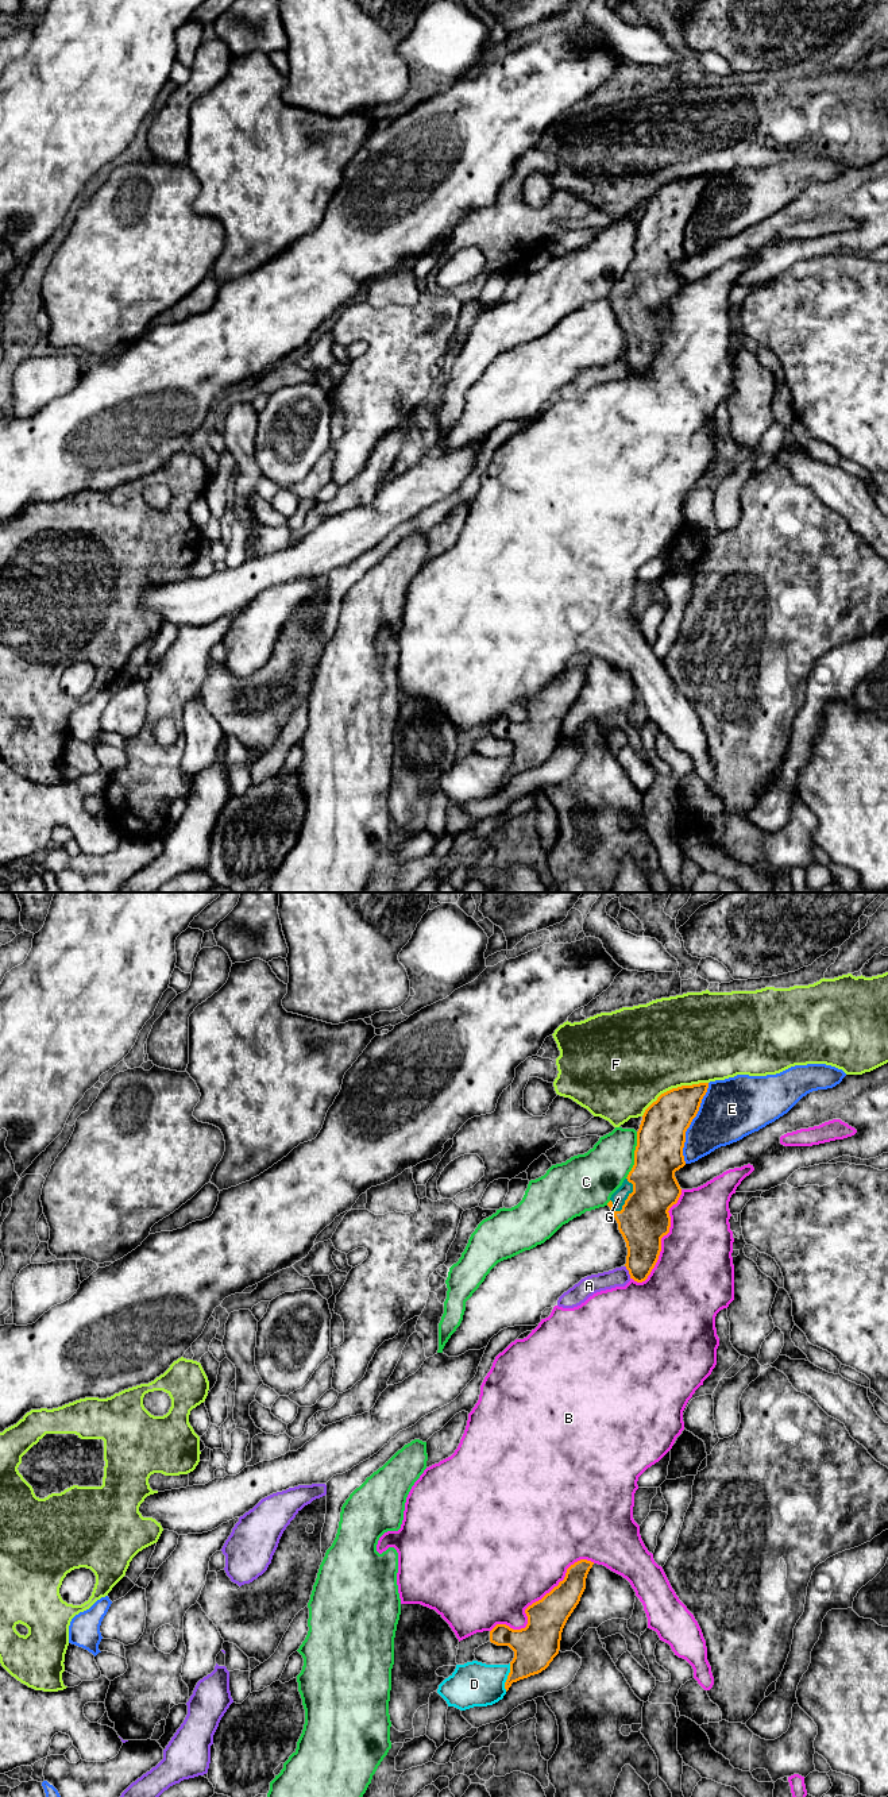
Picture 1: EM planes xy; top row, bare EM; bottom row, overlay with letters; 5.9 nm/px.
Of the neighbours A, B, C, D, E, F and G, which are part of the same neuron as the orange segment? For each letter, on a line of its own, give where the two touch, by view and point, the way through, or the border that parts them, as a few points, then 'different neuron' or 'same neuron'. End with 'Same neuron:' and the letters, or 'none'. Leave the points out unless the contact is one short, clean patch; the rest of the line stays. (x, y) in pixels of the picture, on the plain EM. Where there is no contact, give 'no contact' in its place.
A: meets orange in xy at (629, 365); different neuron
B: meets orange in xy at (536, 694); different neuron
C: meets orange in xy at (634, 247); different neuron
D: meets orange in xy at (508, 770); different neuron
E: meets orange in xy at (690, 216); different neuron
F: meets orange in xy at (674, 181); different neuron
G: meets orange in xy at (628, 289); same neuron
Same neuron: G

